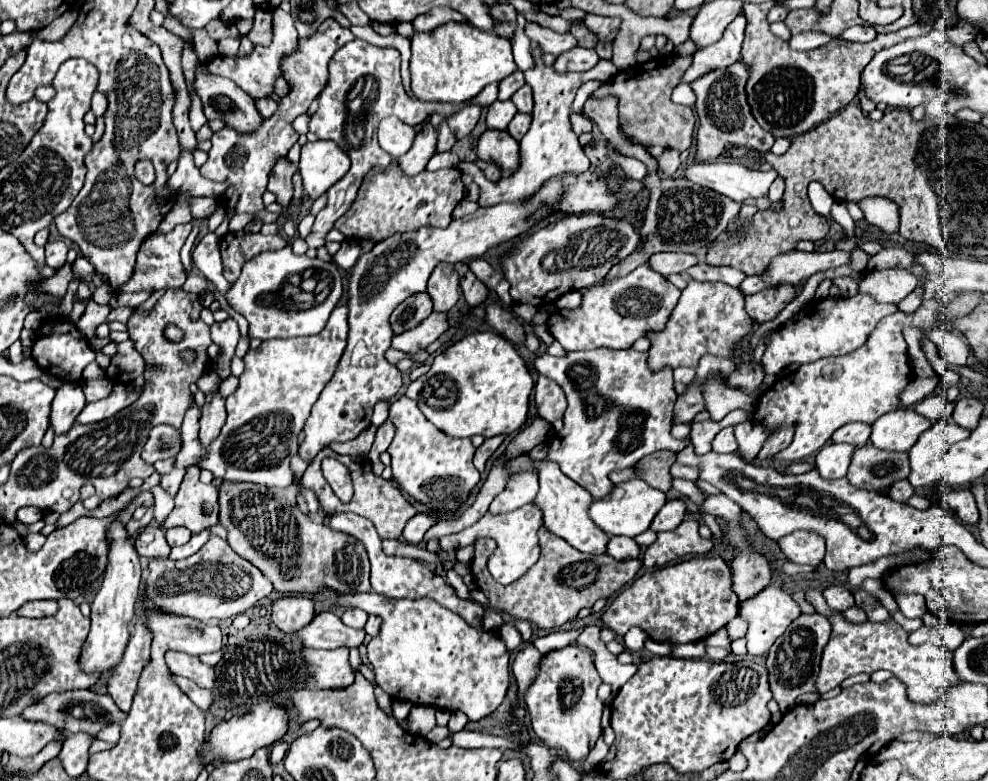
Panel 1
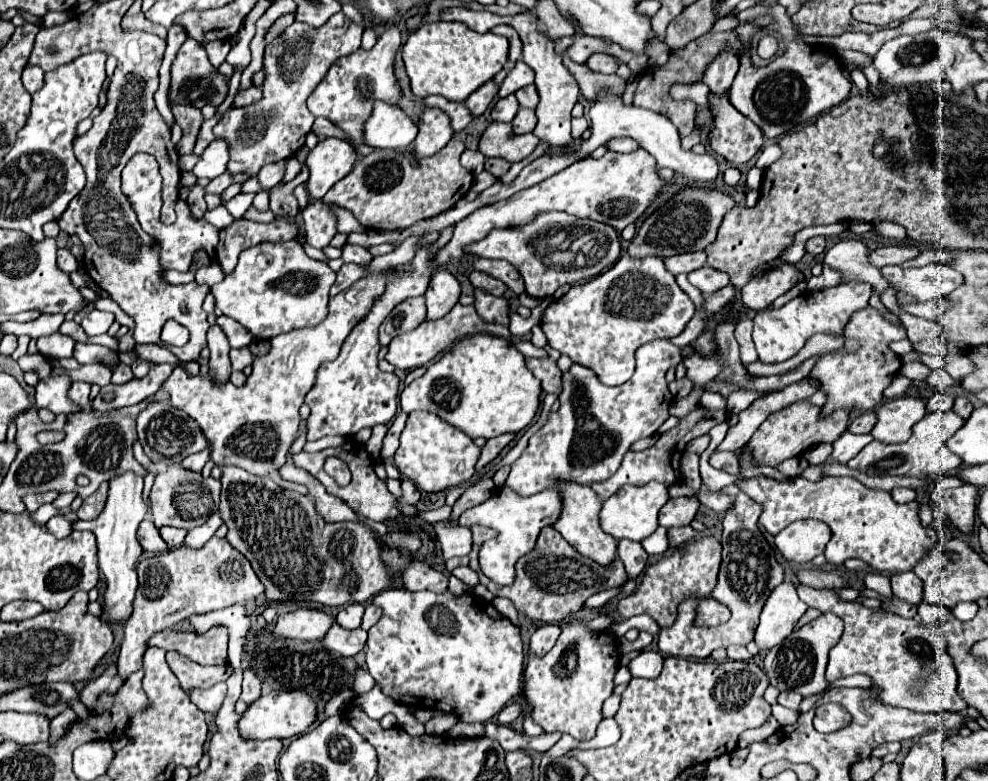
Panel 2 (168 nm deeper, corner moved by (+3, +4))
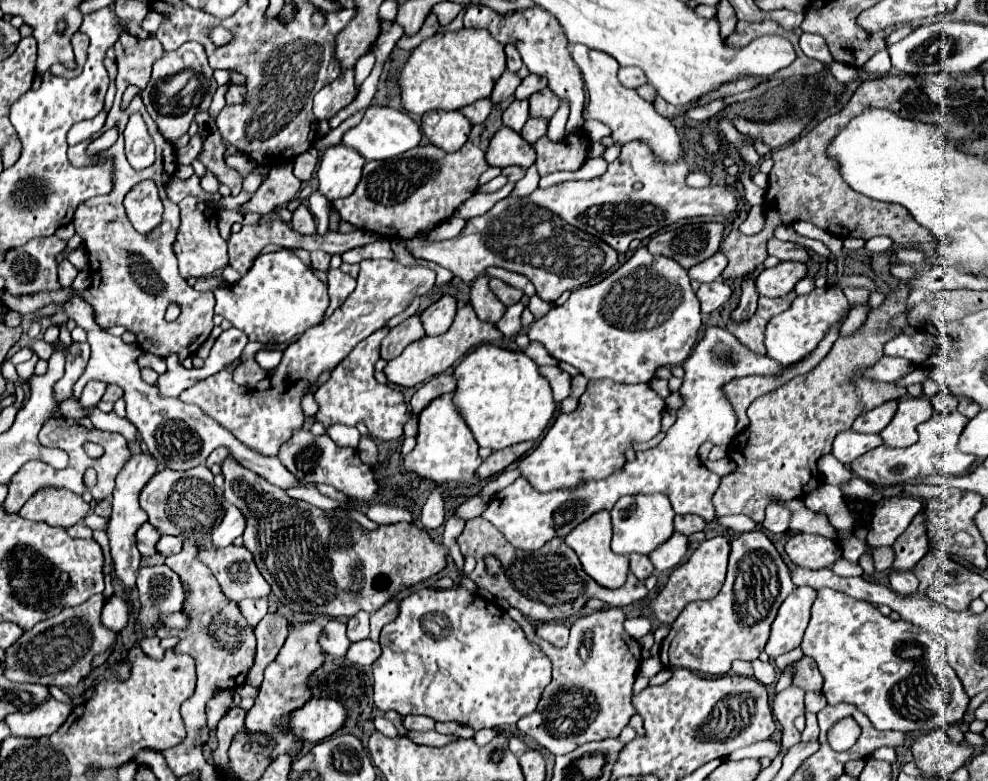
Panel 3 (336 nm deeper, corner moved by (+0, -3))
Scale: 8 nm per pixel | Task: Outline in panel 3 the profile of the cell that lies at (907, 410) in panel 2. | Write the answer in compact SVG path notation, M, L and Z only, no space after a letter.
M912 397L898 403L894 419L880 433L884 445L888 447L908 447L918 441L916 427L928 421L934 415L934 409L926 397Z

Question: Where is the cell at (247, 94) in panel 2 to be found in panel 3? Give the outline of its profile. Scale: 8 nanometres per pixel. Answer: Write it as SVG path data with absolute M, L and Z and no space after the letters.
M230 85L226 91L226 103L228 105L236 105L242 103L246 97L246 87L244 85Z

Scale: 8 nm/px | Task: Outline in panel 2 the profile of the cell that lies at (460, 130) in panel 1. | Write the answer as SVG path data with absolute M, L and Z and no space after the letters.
M485 82L479 90L475 90L463 104L467 106L467 110L473 114L473 118L477 118L477 116L481 116L485 110L487 110L487 106L489 106L489 102L495 98L495 94L497 94L497 86L493 84L493 82Z

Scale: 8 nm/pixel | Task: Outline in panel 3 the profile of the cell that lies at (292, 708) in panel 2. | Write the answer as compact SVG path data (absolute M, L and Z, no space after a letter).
M310 699L288 719L290 729L310 743L320 743L346 723L346 707L334 699Z

